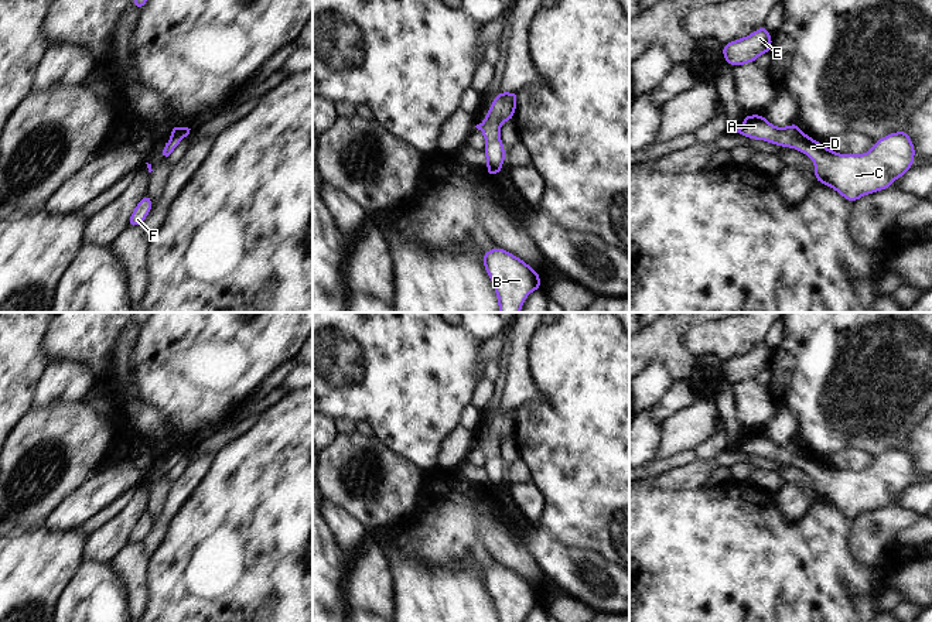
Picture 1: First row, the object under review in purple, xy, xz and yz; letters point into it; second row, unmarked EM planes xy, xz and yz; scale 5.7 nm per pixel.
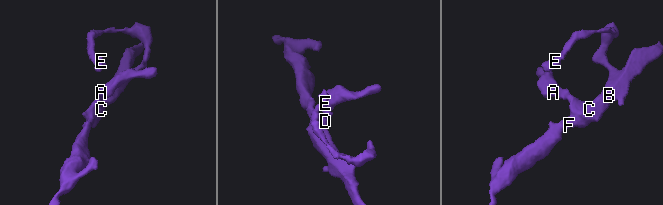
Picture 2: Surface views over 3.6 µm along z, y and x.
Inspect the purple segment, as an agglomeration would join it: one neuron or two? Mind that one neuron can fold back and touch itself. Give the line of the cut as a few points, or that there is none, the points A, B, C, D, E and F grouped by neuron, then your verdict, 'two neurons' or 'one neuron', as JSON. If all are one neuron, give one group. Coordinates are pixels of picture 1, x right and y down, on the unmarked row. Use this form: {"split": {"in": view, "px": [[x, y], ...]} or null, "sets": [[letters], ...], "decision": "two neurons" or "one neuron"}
{"split": null, "sets": [["A", "B", "C", "D", "E", "F"]], "decision": "one neuron"}

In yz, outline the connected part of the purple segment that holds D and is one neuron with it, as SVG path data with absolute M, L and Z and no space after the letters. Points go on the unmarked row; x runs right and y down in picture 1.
M742 431L742 441L733 450L740 450L751 457L764 457L784 465L795 464L799 469L806 471L815 481L815 498L829 502L837 507L846 517L856 520L861 513L891 505L891 500L904 493L914 483L915 462L907 445L885 451L874 458L866 471L839 471L817 457L805 451L799 440L786 444L775 444L768 438L765 431Z

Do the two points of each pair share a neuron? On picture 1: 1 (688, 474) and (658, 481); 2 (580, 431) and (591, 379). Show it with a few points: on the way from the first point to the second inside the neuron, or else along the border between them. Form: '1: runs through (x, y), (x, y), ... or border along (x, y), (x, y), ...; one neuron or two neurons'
1: runs through (680, 477), (665, 481); one neuron
2: runs through (591, 419), (591, 392); one neuron

